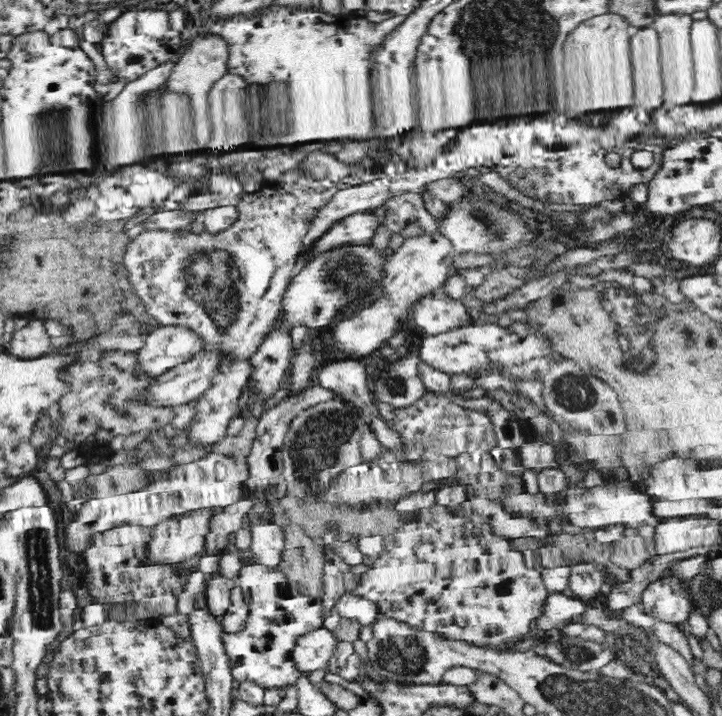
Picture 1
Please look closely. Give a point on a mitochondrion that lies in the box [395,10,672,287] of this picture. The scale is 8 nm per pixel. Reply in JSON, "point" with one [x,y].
{"point":[494,230]}

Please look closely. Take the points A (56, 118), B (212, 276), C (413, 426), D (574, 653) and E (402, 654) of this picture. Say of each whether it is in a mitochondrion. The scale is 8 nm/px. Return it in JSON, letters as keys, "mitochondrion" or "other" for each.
{"A":"mitochondrion","B":"mitochondrion","C":"other","D":"mitochondrion","E":"mitochondrion"}

